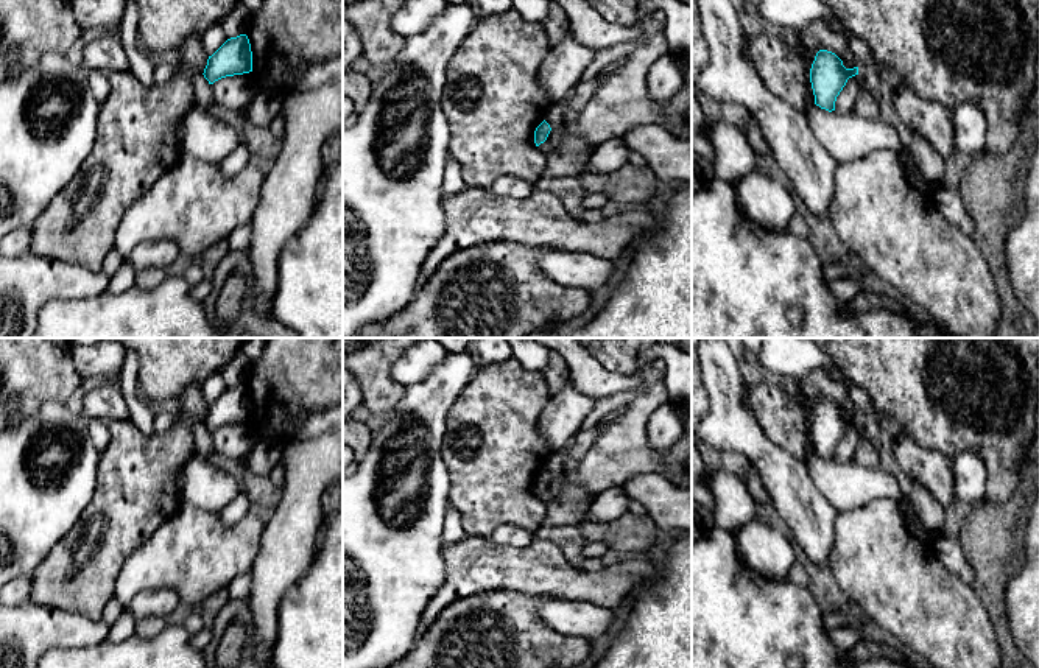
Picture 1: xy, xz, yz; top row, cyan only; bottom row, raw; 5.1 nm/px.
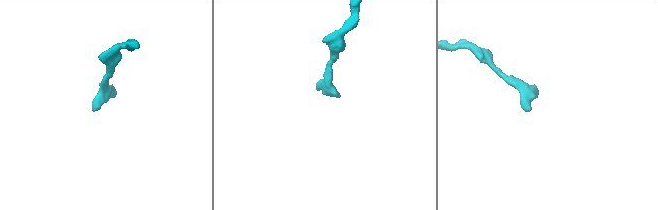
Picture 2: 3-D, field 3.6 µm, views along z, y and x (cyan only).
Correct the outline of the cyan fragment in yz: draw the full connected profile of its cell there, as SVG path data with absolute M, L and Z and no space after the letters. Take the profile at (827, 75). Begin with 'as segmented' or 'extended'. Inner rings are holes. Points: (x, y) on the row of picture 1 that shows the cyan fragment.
as segmented | M819 50L810 69L815 104L829 112L835 111L836 97L855 75L858 75L858 67L846 69L835 53Z

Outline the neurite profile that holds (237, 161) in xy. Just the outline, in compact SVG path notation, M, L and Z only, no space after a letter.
M240 143L229 156L217 163L223 176L232 178L243 171L249 162L255 159L255 148L252 143Z

